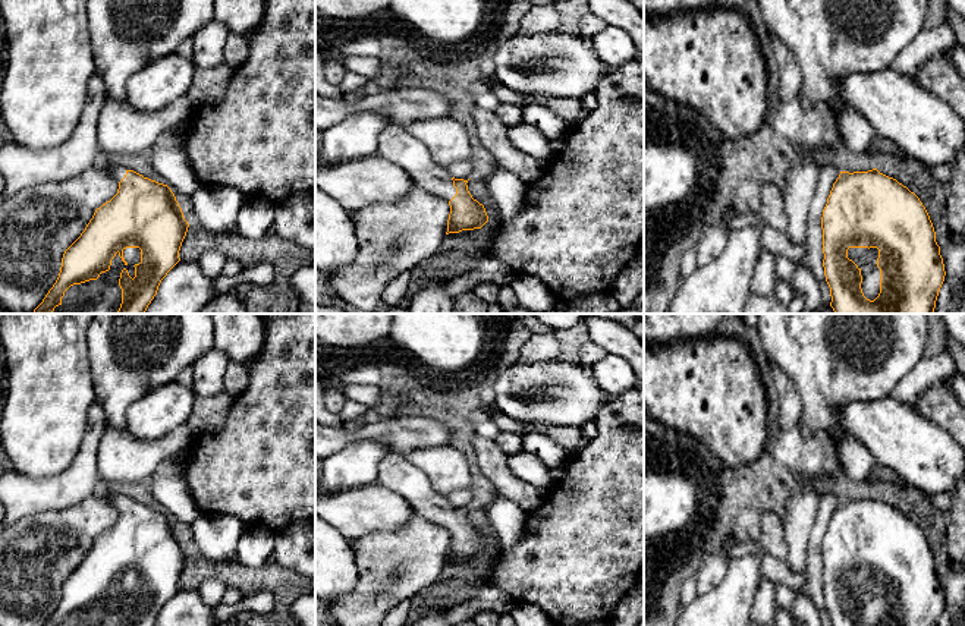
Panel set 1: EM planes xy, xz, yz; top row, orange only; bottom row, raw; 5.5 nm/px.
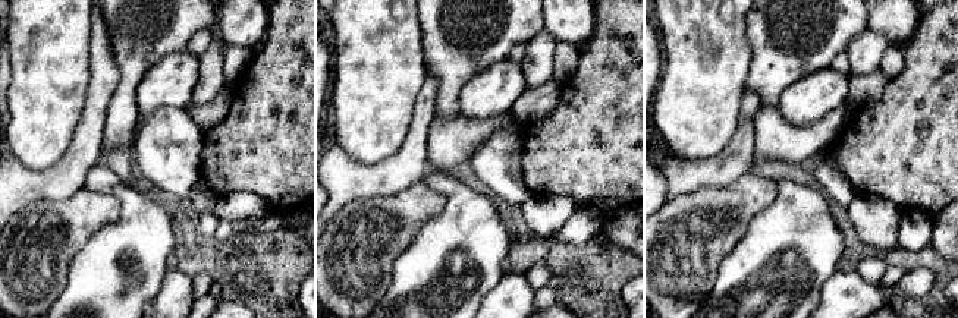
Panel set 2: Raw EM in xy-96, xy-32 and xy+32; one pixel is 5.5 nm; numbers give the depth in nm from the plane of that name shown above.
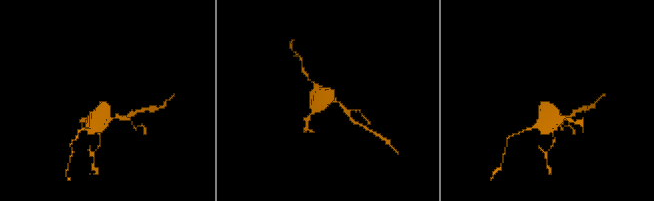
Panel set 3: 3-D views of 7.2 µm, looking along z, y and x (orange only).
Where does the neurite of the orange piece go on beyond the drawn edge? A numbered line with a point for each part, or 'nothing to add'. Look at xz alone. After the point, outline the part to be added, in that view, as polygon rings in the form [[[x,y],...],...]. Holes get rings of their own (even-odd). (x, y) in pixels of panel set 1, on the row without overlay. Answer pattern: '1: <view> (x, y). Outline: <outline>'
1: xz (395, 472). Outline: [[[390,453],[377,469],[377,484],[405,498],[412,510],[425,519],[450,529],[456,523],[447,497],[439,494],[428,476],[405,454]]]

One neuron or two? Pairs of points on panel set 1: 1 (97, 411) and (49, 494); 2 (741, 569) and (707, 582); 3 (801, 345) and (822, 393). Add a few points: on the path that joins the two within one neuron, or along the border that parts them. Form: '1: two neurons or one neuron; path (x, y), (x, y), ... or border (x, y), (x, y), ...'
1: one neuron; path (93, 433), (85, 464), (71, 478)
2: two neurons; border (732, 557), (726, 575), (713, 588), (697, 595)
3: one neuron; path (813, 356), (822, 365), (822, 381)

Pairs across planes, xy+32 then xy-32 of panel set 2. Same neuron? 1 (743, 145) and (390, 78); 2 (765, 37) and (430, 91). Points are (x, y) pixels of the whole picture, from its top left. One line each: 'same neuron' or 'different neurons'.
1: different neurons
2: different neurons

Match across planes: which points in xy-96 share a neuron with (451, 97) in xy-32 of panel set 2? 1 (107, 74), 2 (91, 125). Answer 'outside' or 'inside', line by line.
1: outside
2: outside

